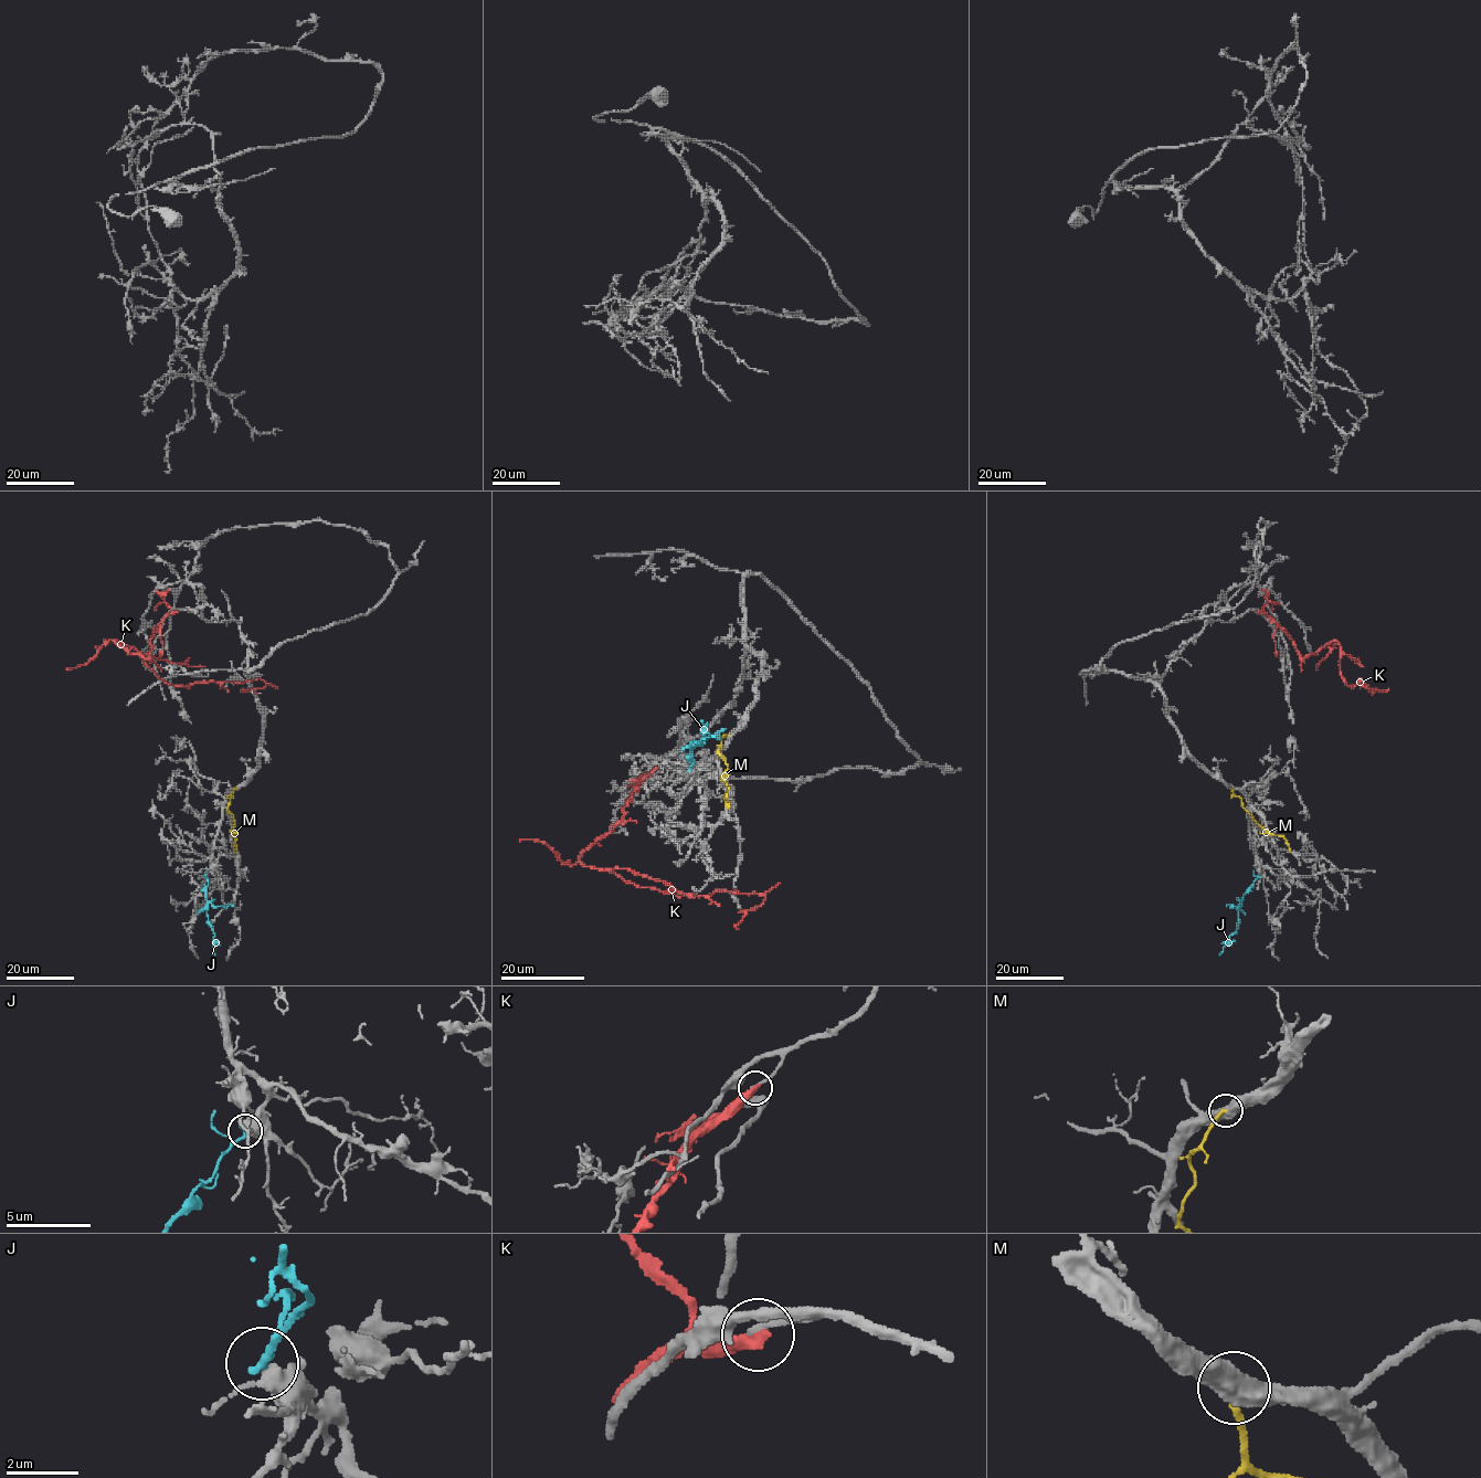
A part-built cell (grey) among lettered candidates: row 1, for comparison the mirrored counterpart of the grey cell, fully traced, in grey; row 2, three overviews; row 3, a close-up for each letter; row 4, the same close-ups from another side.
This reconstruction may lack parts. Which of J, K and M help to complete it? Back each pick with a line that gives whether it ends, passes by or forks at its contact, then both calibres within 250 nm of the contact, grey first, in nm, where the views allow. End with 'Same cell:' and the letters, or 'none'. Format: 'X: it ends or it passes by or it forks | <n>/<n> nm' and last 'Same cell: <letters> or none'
Same cell: none

